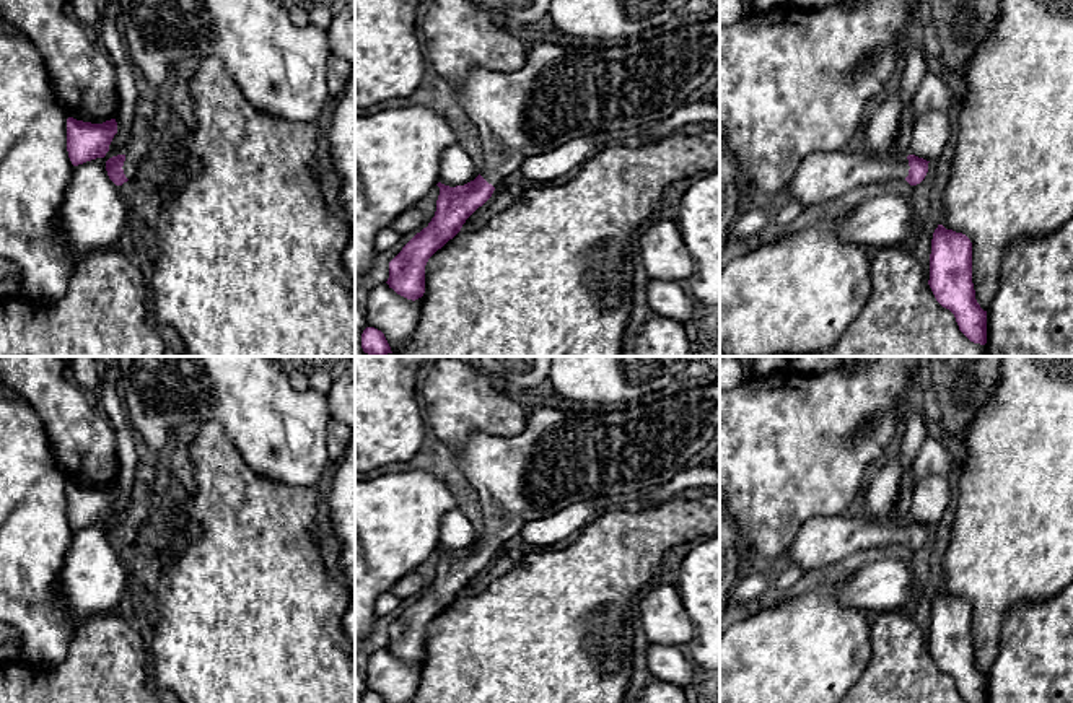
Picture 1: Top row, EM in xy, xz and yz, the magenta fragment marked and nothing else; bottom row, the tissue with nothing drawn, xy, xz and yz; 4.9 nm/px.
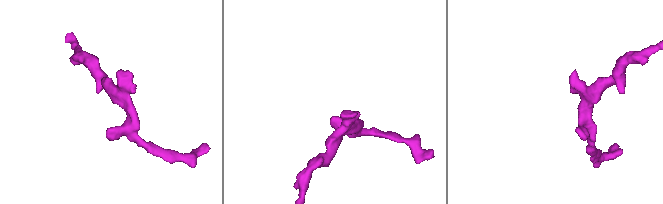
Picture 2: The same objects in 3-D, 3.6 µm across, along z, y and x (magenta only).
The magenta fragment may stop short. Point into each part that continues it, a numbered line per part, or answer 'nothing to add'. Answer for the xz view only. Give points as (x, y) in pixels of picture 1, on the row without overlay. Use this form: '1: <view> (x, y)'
1: xz (562, 458)

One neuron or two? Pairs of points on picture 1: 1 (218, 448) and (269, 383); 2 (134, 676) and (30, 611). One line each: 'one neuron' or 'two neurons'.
1: two neurons
2: two neurons

